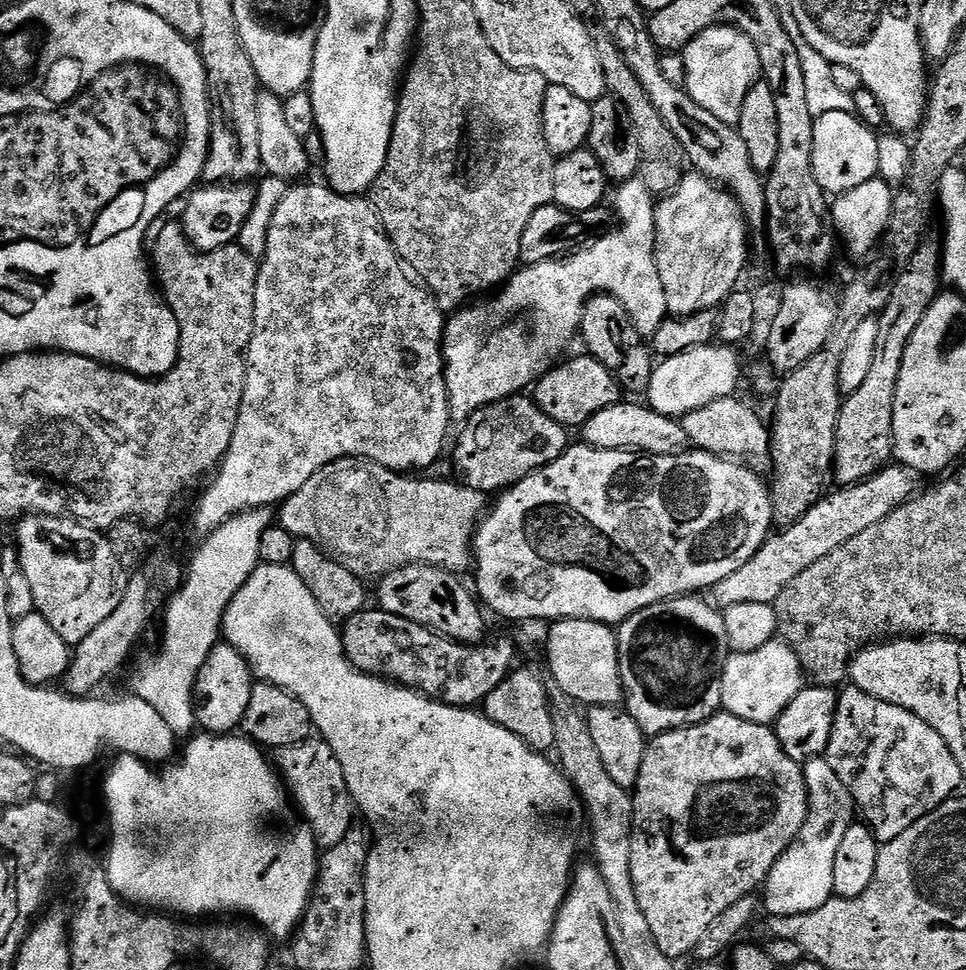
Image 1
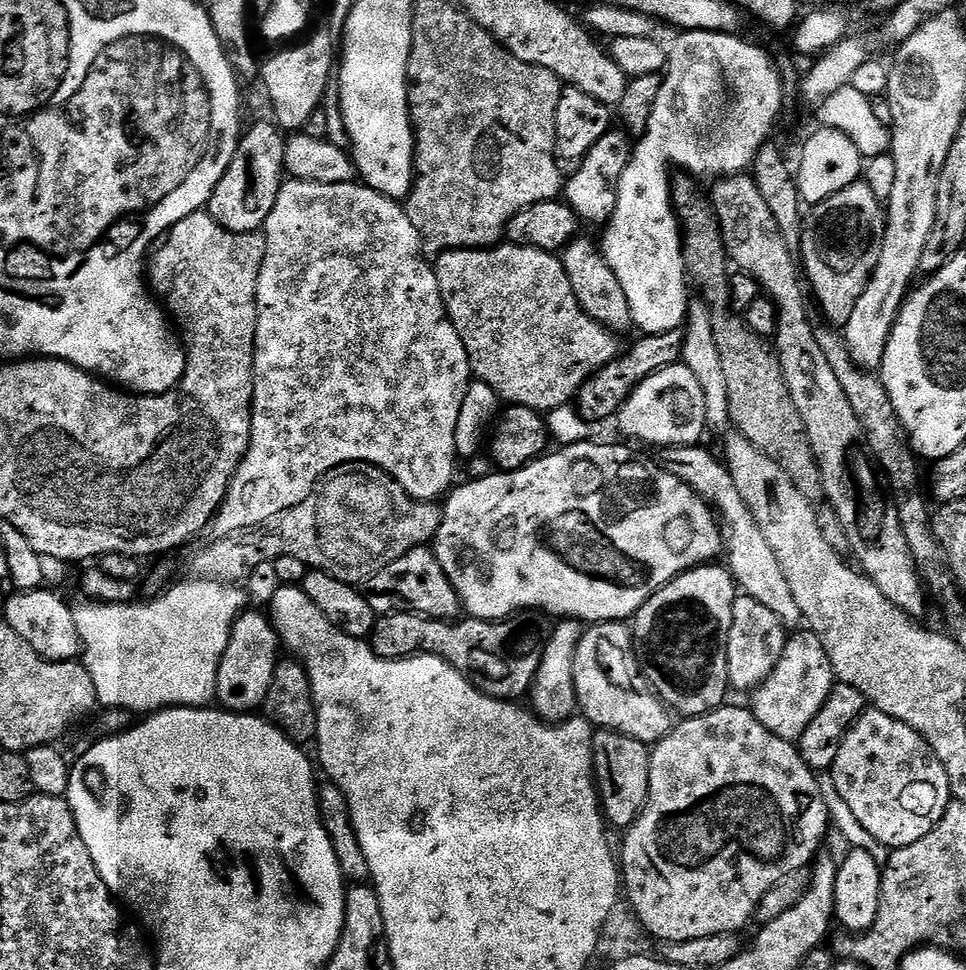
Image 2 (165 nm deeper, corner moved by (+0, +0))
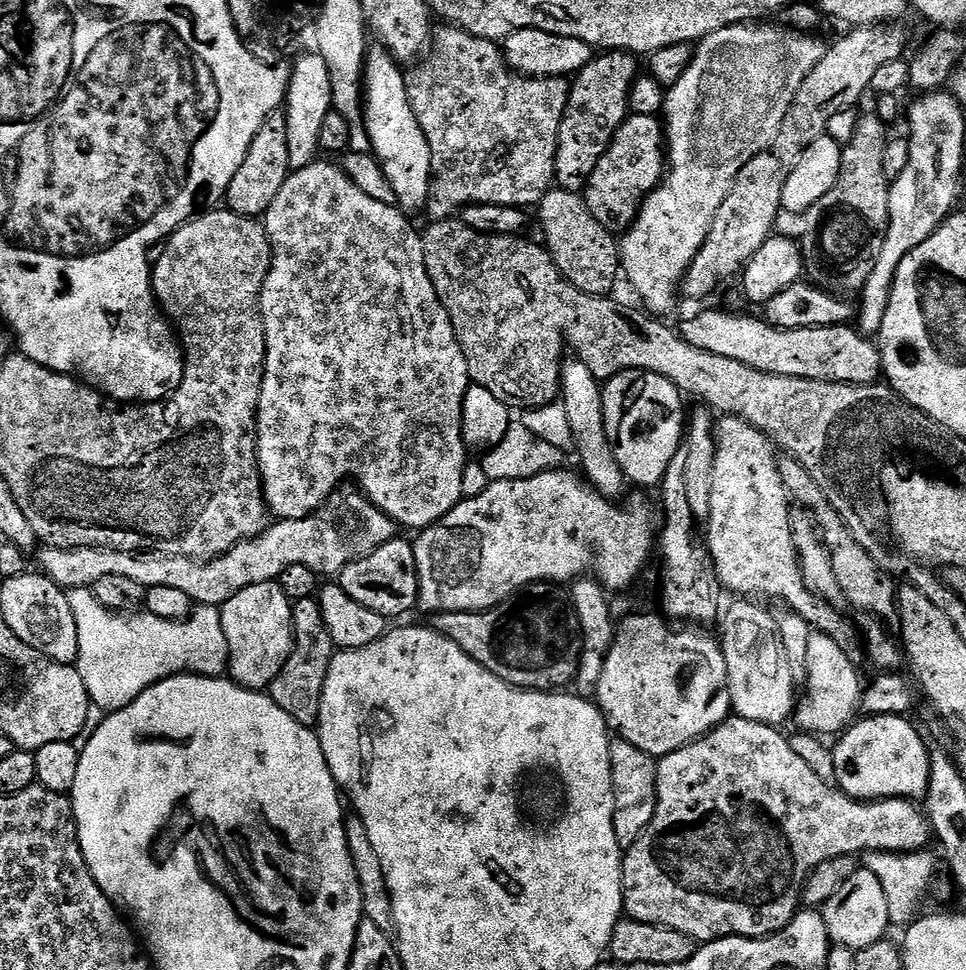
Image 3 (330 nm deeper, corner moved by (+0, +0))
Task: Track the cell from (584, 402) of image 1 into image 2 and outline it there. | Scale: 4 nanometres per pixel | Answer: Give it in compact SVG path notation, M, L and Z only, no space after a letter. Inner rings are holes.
M675 328L666 334L654 334L653 336L641 335L640 341L632 349L617 356L614 362L610 362L602 370L598 370L580 387L574 404L580 409L582 418L589 422L595 420L608 420L619 413L620 407L632 396L632 391L650 374L654 374L663 368L669 368L672 364L681 363L684 355L684 333Z

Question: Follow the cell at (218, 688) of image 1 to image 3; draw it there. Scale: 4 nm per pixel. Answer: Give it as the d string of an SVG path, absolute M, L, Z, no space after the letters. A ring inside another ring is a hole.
M273 582L246 586L220 608L222 631L226 634L228 647L227 675L240 687L253 690L271 689L274 678L278 678L278 670L286 666L286 658L290 658L292 653L292 605L293 601L286 598L279 583Z

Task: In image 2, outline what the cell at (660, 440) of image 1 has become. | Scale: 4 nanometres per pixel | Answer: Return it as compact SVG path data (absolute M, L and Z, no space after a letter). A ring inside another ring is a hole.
M675 444L663 449L662 456L664 456L662 467L670 474L674 474L674 478L686 482L722 517L722 535L726 556L728 552L726 567L731 572L732 579L736 581L739 591L745 596L754 598L754 602L762 602L762 606L766 606L766 610L770 610L784 623L785 629L795 629L797 627L795 624L801 623L802 620L798 602L794 602L794 594L790 594L790 585L786 583L786 574L782 574L782 566L778 562L778 558L774 558L774 550L770 550L770 542L766 542L758 522L754 522L754 514L750 514L746 502L742 502L742 494L738 494L738 486L734 486L734 478L730 474L727 464L717 456L717 453L715 456L714 453L707 452L700 444Z

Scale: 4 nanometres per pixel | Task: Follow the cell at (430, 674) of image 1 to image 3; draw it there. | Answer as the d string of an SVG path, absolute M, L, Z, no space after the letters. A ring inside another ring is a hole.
M541 582L528 584L514 595L495 604L484 612L437 612L431 617L431 627L450 638L474 662L478 662L490 674L502 678L513 688L535 690L537 692L551 692L564 690L575 681L582 654L580 641L580 623L578 614L572 605L572 598L567 587L556 582Z

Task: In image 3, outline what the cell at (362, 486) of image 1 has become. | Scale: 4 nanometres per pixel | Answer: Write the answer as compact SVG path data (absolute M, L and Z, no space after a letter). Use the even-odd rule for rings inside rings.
M352 486L348 496L333 494L328 497L328 501L322 505L317 512L312 512L306 518L297 520L276 520L269 523L262 534L258 534L249 540L242 540L229 550L226 554L215 556L212 560L191 560L181 556L171 556L168 552L123 552L117 548L53 548L44 546L39 549L40 568L39 571L48 579L52 580L59 588L86 588L91 589L94 582L99 582L101 578L106 578L109 574L121 576L121 578L131 578L138 582L146 590L152 588L169 588L172 592L181 592L184 596L189 596L193 605L211 604L213 606L223 606L238 590L246 586L258 586L259 584L271 584L279 581L282 570L287 570L290 566L310 566L317 577L332 578L347 566L350 562L366 558L378 550L378 546L386 546L386 542L397 539L398 525L395 520L391 520L386 513L378 510L374 502L370 502L368 497L360 491L359 487Z

